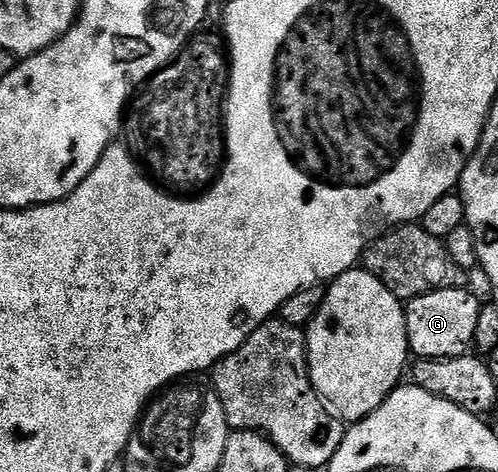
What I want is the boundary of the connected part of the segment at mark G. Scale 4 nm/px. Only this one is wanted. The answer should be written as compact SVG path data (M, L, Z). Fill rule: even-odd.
M468 288L435 290L407 303L404 315L408 348L417 359L457 358L473 349L474 332L478 329L478 312L482 302L470 291Z

